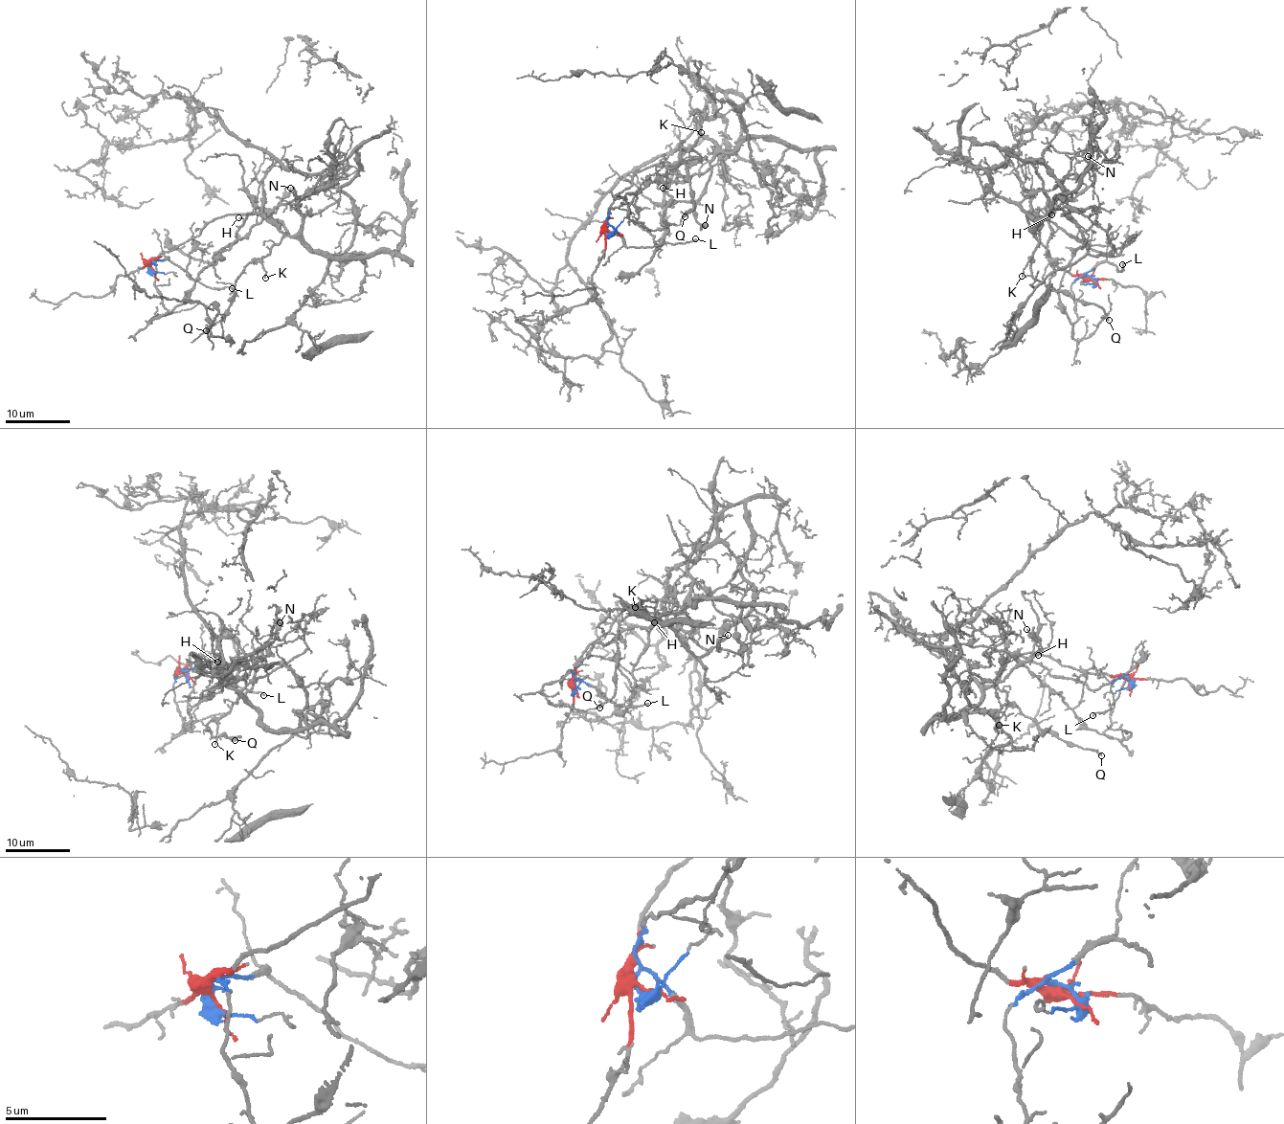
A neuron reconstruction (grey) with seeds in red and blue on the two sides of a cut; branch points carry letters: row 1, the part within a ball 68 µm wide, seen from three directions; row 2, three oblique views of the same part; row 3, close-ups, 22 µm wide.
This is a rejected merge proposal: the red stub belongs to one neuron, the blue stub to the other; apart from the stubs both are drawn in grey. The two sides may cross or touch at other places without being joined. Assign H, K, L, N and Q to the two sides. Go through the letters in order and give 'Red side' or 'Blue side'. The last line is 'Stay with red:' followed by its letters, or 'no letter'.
H: Red side
K: Red side
L: Blue side
N: Red side
Q: Red side
Stay with red: H, K, N, Q

